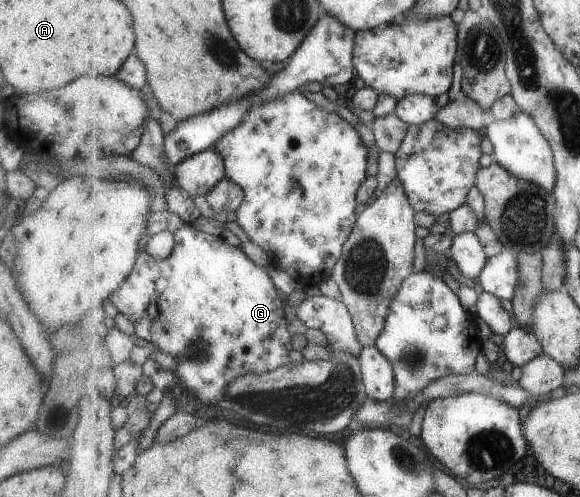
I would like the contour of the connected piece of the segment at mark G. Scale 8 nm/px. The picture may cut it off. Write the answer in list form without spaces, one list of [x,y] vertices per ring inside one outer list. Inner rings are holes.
[[[174,212],[150,214],[133,272],[109,298],[109,309],[119,318],[132,322],[136,336],[176,358],[178,365],[174,373],[178,384],[184,387],[184,394],[191,394],[203,403],[225,404],[229,385],[243,375],[268,373],[293,364],[293,335],[287,328],[285,306],[271,276],[256,266],[239,246],[231,246],[219,236],[195,230]],[[161,231],[173,231],[175,239],[173,252],[167,258],[155,258],[147,250],[153,233]]]

